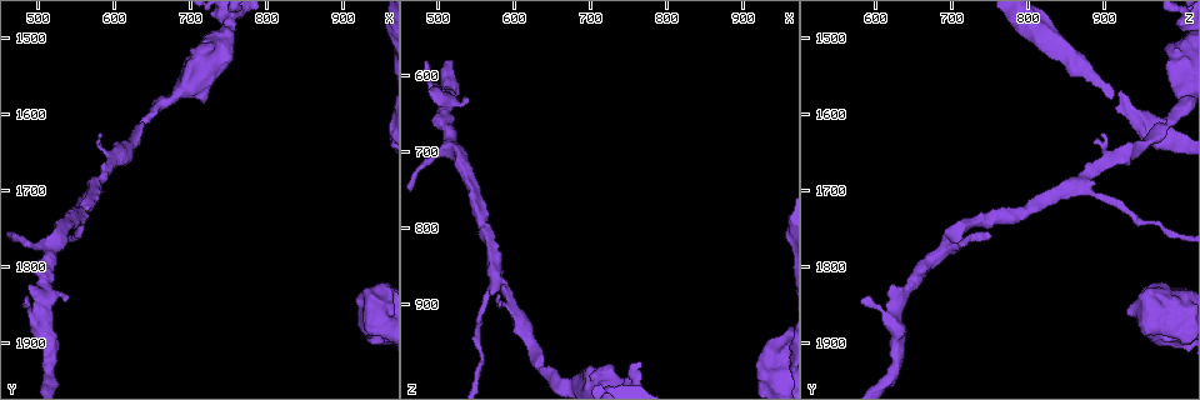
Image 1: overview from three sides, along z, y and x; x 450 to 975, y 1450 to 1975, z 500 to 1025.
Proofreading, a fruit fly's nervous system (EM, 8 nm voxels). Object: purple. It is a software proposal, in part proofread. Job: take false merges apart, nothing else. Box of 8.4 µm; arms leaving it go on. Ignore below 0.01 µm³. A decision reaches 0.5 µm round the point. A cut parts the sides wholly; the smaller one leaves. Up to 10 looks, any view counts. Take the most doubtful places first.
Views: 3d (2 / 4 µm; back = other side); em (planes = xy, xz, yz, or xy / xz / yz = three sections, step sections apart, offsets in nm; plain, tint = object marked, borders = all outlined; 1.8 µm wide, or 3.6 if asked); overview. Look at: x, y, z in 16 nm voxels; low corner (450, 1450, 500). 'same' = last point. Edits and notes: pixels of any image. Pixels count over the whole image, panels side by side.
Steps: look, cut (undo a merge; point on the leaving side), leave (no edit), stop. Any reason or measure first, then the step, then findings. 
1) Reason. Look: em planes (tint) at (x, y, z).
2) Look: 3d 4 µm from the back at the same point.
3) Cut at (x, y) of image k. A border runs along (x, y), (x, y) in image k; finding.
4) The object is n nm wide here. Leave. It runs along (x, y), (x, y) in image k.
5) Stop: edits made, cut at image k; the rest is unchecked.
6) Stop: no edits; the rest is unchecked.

Thick turns thin. Look: em xz step 4 (tint) at (635, 1615, 975).

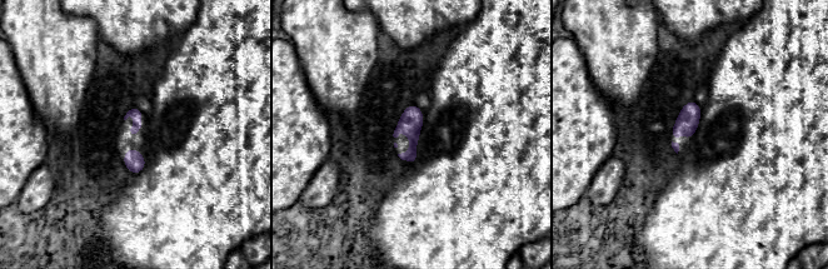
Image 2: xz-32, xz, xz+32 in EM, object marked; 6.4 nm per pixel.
Look: em planes (tint) at the same point.

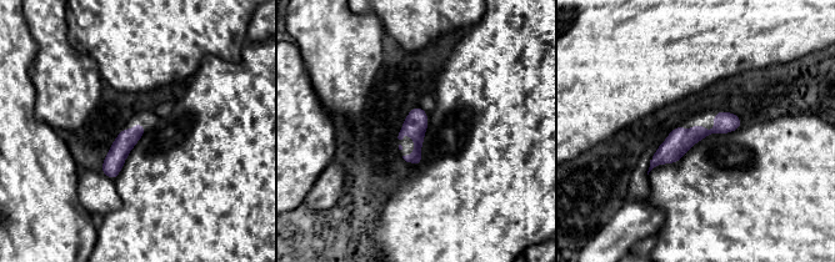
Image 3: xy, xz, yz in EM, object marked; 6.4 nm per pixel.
Leave. It runs along (738, 121), (680, 140), (653, 164) in image 3; continuous, no second neuron.

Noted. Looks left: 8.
Look: 3d 4 µm at (945, 1850, 960).

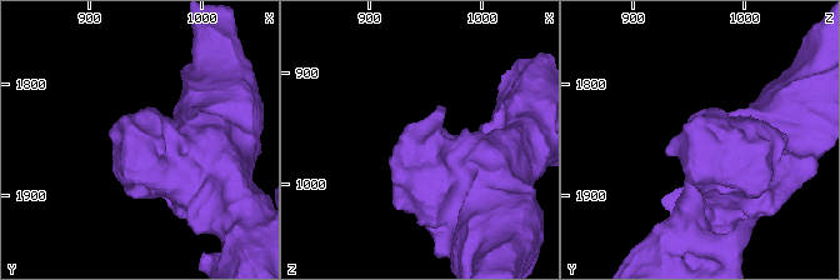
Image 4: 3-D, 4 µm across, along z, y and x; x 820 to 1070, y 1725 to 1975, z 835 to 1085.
Look: em planes (tint) at (946, 1852, 960).

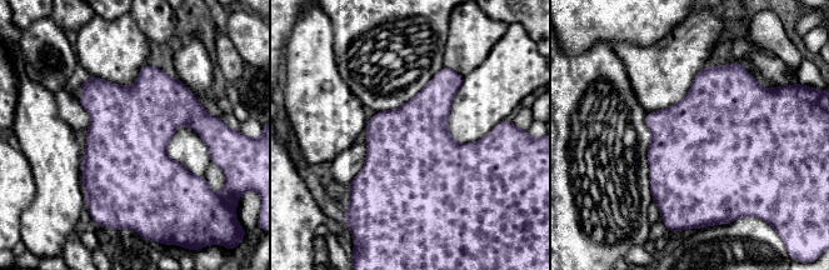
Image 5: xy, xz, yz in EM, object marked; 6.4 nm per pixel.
Leave. All the same neuron.

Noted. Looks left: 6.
Thick turns thin. Look: 3d 2 µm at (500, 1860, 625).

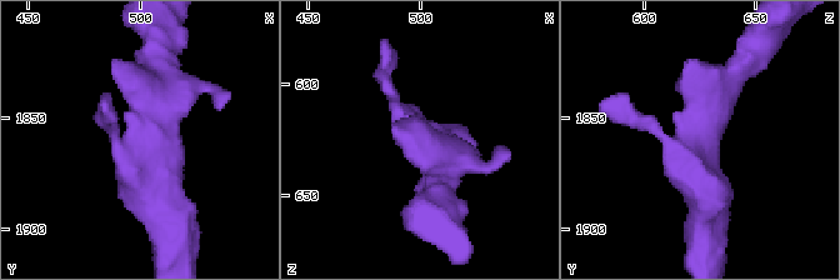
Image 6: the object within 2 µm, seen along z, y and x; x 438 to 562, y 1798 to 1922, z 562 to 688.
Look: em 3.6 µm planes (tint) at (506, 1863, 623).

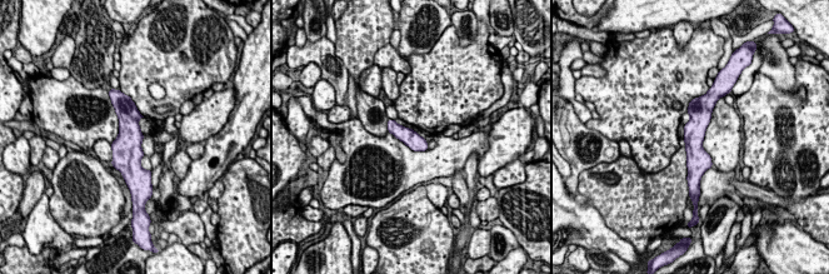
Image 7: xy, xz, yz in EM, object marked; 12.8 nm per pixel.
Leave. It runs along (699, 103), (690, 174) in image 7; one neuron here.

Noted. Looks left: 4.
Three arms meet. Look: em planes (tint) at (580, 1685, 870).

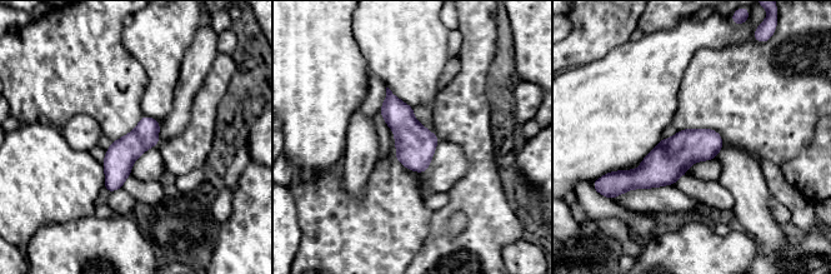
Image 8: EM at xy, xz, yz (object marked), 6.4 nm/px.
Leave. It runs along (156, 124), (118, 163), (108, 188) in image 8; all the same neuron.

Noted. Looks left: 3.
Stop: no edits; the rest is unchecked.

